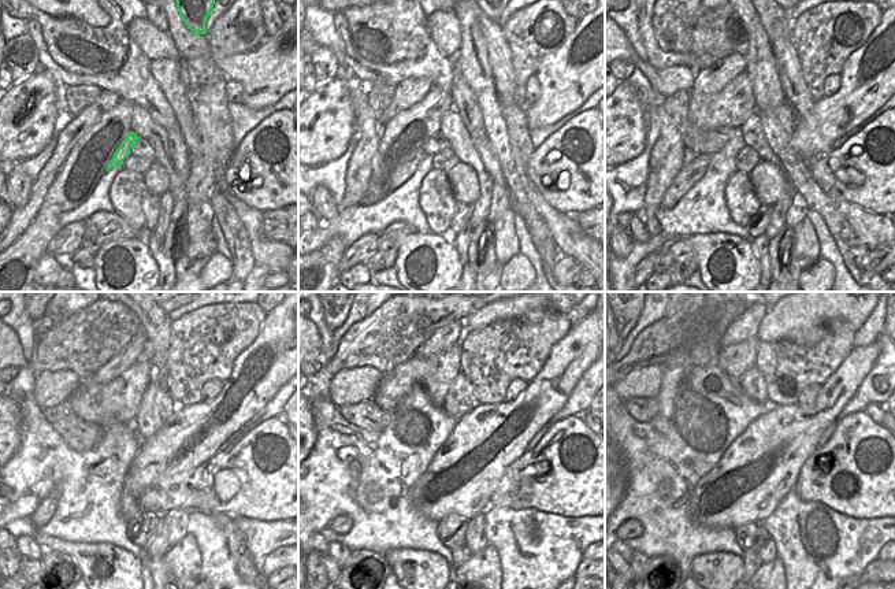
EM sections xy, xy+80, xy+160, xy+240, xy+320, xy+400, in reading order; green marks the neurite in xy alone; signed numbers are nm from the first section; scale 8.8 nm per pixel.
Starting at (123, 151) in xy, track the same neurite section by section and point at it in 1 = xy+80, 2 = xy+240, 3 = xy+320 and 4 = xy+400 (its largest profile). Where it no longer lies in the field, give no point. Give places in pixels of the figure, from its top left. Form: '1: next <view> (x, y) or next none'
1: next xy+80 (411, 166)
2: next xy+240 (45, 510)
3: next xy+320 (341, 525)
4: next xy+400 (632, 528)

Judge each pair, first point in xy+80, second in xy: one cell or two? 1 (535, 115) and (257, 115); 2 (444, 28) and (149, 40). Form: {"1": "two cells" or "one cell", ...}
{"1": "two cells", "2": "one cell"}

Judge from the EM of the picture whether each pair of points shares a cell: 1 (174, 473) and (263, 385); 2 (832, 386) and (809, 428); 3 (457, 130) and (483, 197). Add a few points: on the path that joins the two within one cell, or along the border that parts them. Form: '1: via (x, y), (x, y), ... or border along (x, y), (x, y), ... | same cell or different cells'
1: via (197, 449), (247, 404) | same cell
2: via (832, 396), (828, 408), (819, 418) | same cell
3: via (463, 147), (481, 170), (485, 181) | same cell

